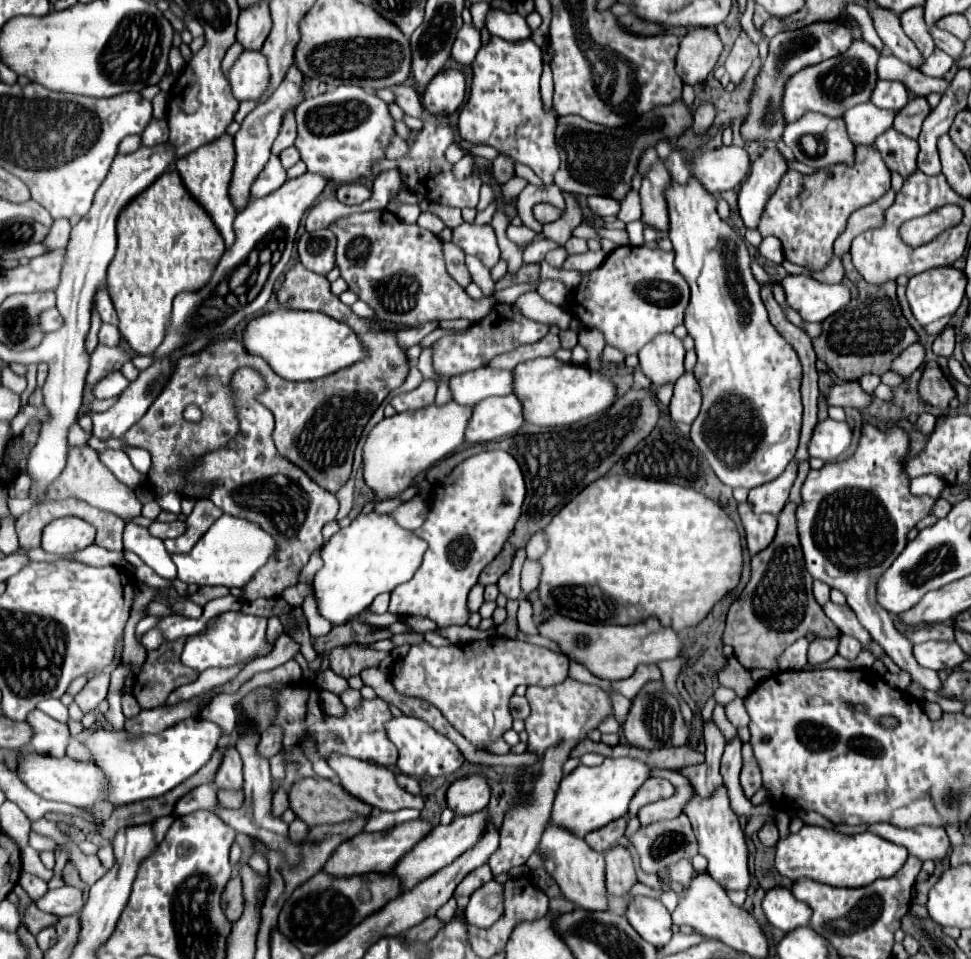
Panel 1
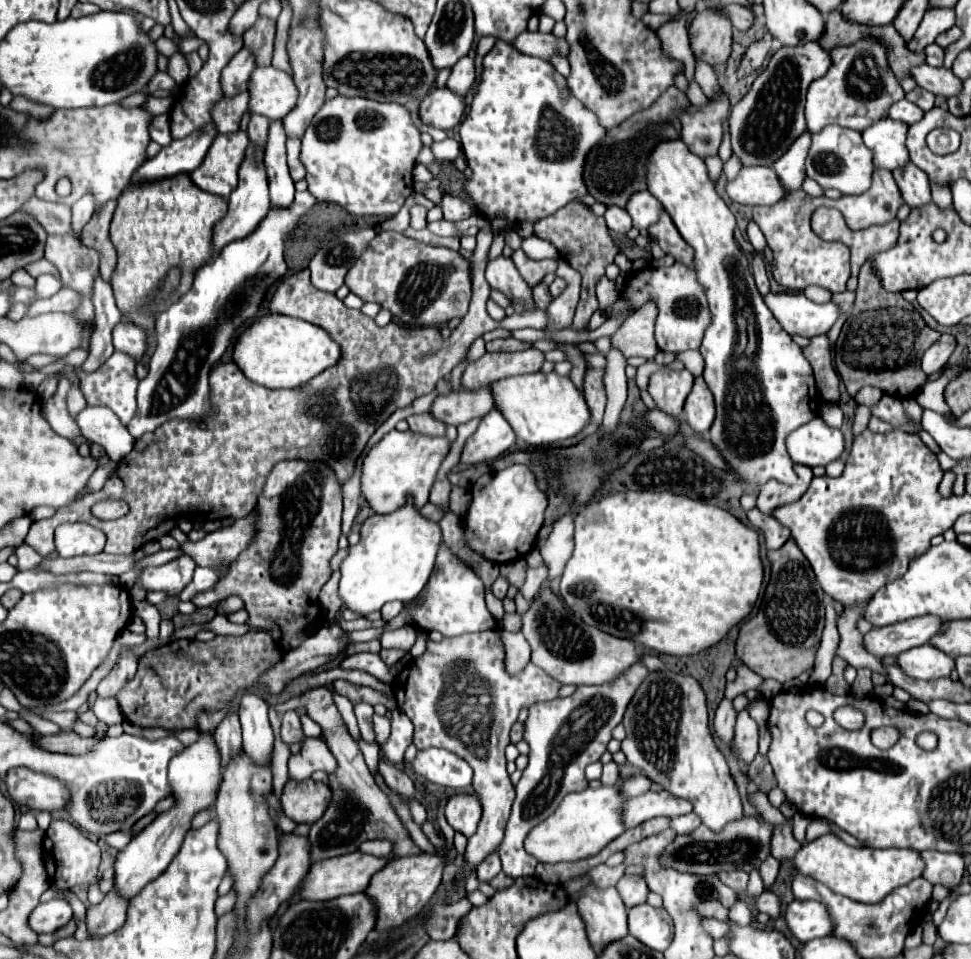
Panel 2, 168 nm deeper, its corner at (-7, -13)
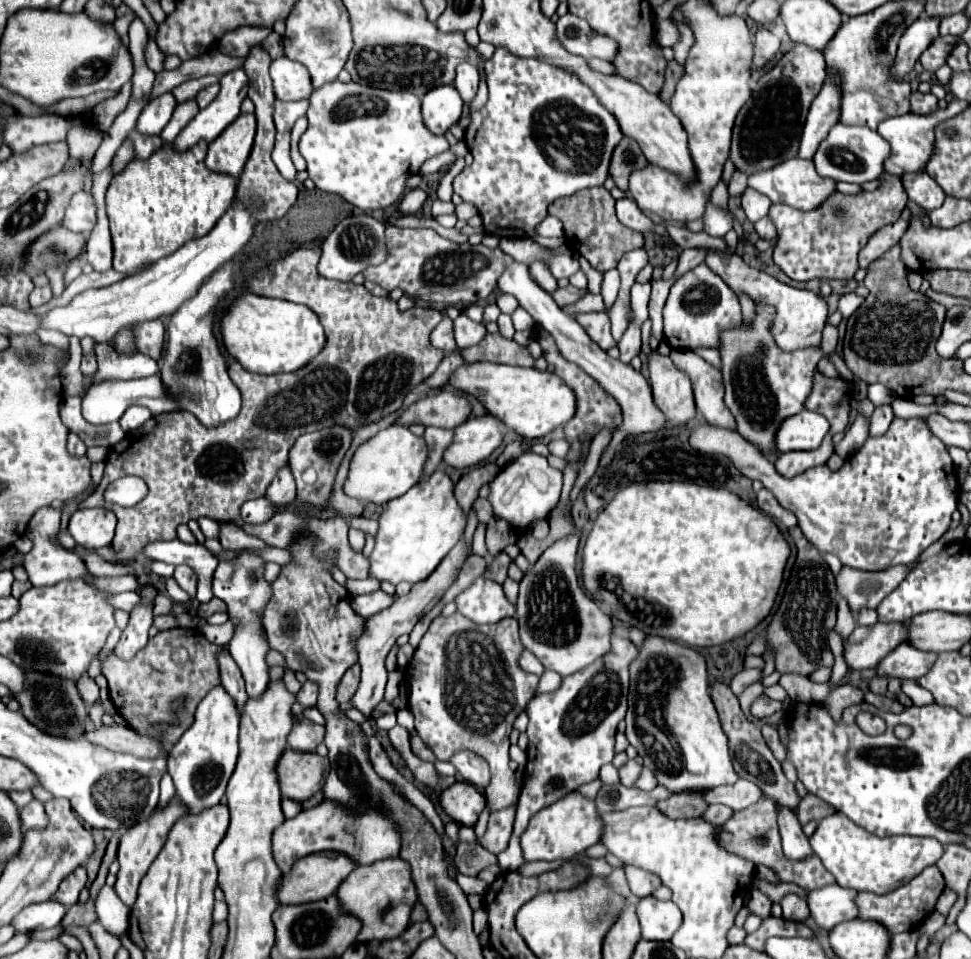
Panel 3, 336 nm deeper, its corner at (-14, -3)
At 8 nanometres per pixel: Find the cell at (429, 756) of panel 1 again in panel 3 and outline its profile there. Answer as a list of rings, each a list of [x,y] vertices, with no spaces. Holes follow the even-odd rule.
[[[458,752],[450,758],[450,762],[456,766],[456,770],[460,772],[460,776],[474,784],[476,788],[484,790],[486,784],[490,784],[490,768],[488,764],[474,752]]]

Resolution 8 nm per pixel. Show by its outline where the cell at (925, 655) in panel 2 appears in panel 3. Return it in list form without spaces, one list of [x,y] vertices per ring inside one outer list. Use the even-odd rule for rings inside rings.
[[[900,644],[898,648],[894,648],[894,652],[882,658],[876,668],[876,674],[898,680],[916,680],[930,670],[934,660],[934,652],[920,652],[910,644]]]

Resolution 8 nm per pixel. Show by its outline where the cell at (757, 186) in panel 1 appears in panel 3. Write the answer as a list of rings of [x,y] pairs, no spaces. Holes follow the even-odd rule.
[[[830,76],[826,78],[828,80],[824,80],[822,90],[818,92],[818,96],[810,106],[806,126],[802,132],[798,158],[810,160],[818,144],[826,138],[826,132],[830,132],[830,128],[838,122],[838,84],[834,84]]]

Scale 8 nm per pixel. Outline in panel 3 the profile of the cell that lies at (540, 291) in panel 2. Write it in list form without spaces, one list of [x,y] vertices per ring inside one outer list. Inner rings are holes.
[[[566,286],[566,288],[558,288],[552,298],[558,302],[558,306],[566,306],[566,304],[572,304],[572,302],[578,302],[582,296],[586,296],[588,290],[578,290],[574,286]]]

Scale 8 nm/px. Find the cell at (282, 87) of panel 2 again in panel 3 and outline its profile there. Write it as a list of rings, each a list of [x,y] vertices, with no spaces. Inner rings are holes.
[[[286,56],[272,62],[270,76],[274,80],[274,94],[278,100],[302,100],[314,90],[306,66]]]

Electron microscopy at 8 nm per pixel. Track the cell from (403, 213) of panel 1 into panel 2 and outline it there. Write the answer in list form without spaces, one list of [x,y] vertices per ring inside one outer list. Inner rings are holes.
[[[335,96],[333,100],[327,100],[323,104],[323,108],[313,116],[305,136],[303,136],[303,146],[301,146],[301,162],[307,170],[307,184],[309,184],[309,192],[321,200],[321,202],[335,202],[339,206],[343,206],[347,212],[351,214],[359,214],[359,216],[387,216],[387,218],[393,218],[401,206],[405,204],[405,200],[413,194],[413,176],[411,176],[411,170],[415,166],[415,158],[421,150],[421,140],[419,140],[419,130],[415,128],[415,124],[411,122],[411,116],[409,112],[399,106],[399,104],[381,104],[381,102],[375,102],[375,100],[367,100],[367,98],[345,98],[345,96]]]

